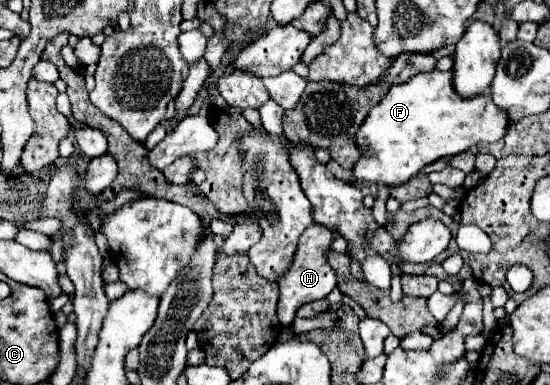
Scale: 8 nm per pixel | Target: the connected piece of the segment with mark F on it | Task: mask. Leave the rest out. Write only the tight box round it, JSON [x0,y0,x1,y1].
[351,69,507,187]

